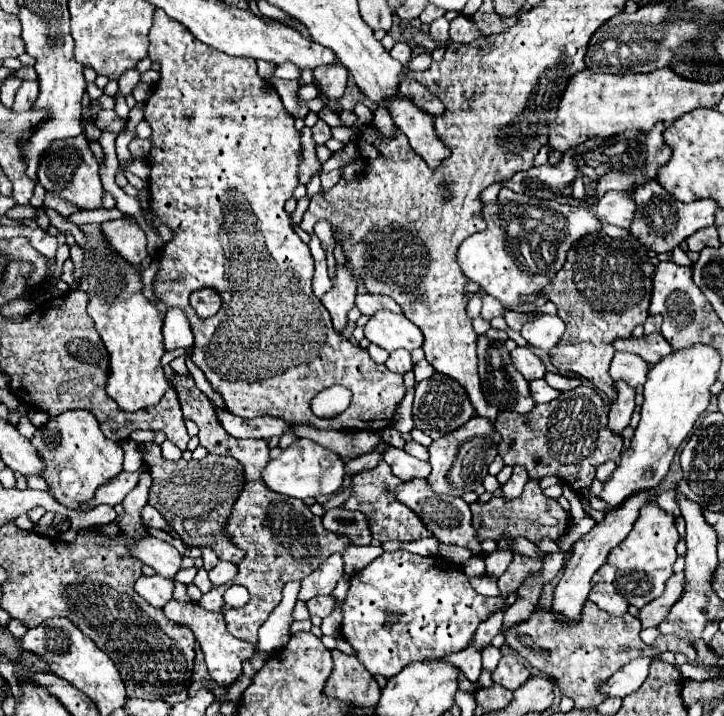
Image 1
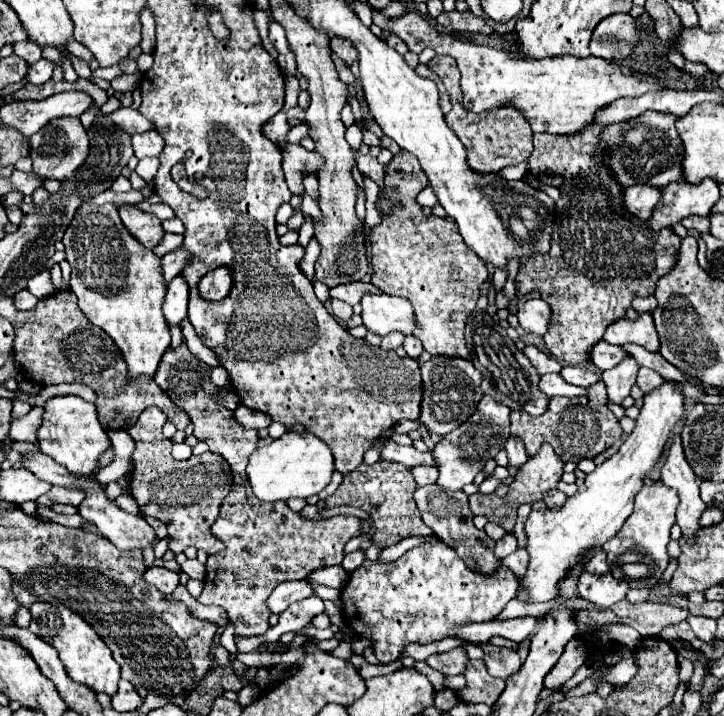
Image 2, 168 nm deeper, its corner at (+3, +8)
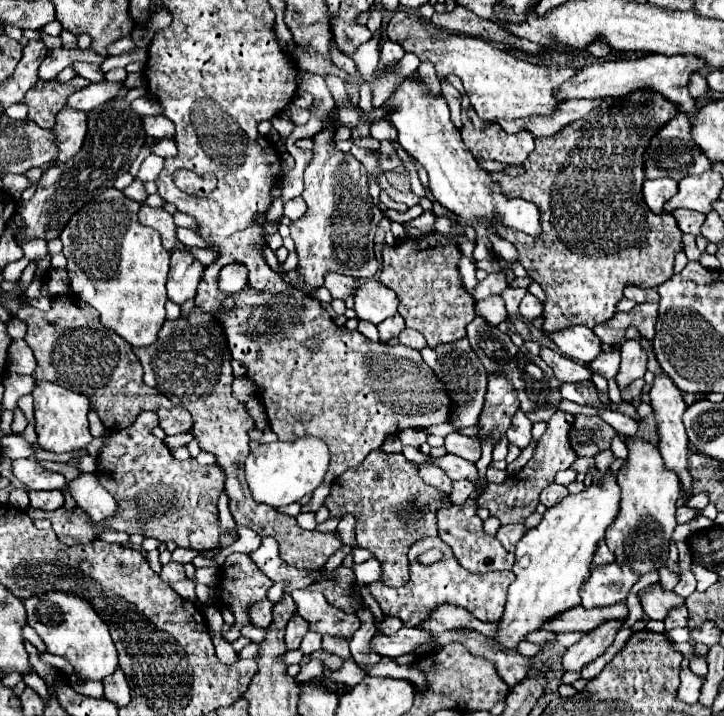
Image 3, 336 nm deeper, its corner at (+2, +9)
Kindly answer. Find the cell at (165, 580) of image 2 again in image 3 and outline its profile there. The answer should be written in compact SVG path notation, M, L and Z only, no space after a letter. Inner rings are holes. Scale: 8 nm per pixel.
M170 560L168 564L162 566L160 578L162 578L164 582L168 582L168 584L174 584L174 582L178 582L178 580L184 580L184 578L186 578L186 574L184 574L184 564Z

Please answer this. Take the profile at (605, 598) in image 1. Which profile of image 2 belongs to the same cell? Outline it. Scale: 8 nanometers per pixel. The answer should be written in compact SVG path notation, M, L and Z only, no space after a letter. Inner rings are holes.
M583 571L577 587L579 587L581 599L587 599L601 609L609 609L621 599L625 599L629 589L625 581L617 581L611 573L591 575L587 571Z

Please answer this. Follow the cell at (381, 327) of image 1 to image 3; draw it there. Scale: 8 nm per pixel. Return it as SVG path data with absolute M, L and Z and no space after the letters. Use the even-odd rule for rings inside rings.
M372 278L356 286L354 310L360 320L380 324L398 312L398 298L394 290L382 286L382 282Z

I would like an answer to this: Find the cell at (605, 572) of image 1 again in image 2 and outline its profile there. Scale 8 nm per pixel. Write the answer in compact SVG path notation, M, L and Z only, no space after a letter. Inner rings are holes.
M597 551L591 559L589 559L589 563L585 565L585 571L589 571L589 573L597 573L597 575L601 575L601 573L607 573L609 571L609 565L607 565L607 555L603 553L603 551Z

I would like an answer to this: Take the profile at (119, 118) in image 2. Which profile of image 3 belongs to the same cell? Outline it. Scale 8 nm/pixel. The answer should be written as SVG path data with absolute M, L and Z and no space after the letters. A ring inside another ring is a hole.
M144 116L144 130L152 138L174 138L174 124L166 116Z

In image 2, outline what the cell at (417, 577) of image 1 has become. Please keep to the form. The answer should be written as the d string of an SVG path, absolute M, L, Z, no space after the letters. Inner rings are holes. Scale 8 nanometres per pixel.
M425 543L393 563L377 559L357 567L343 587L343 619L359 637L371 639L377 661L389 665L409 643L435 643L465 623L491 621L517 595L517 587L517 577L505 567L491 577L477 575L445 543Z

